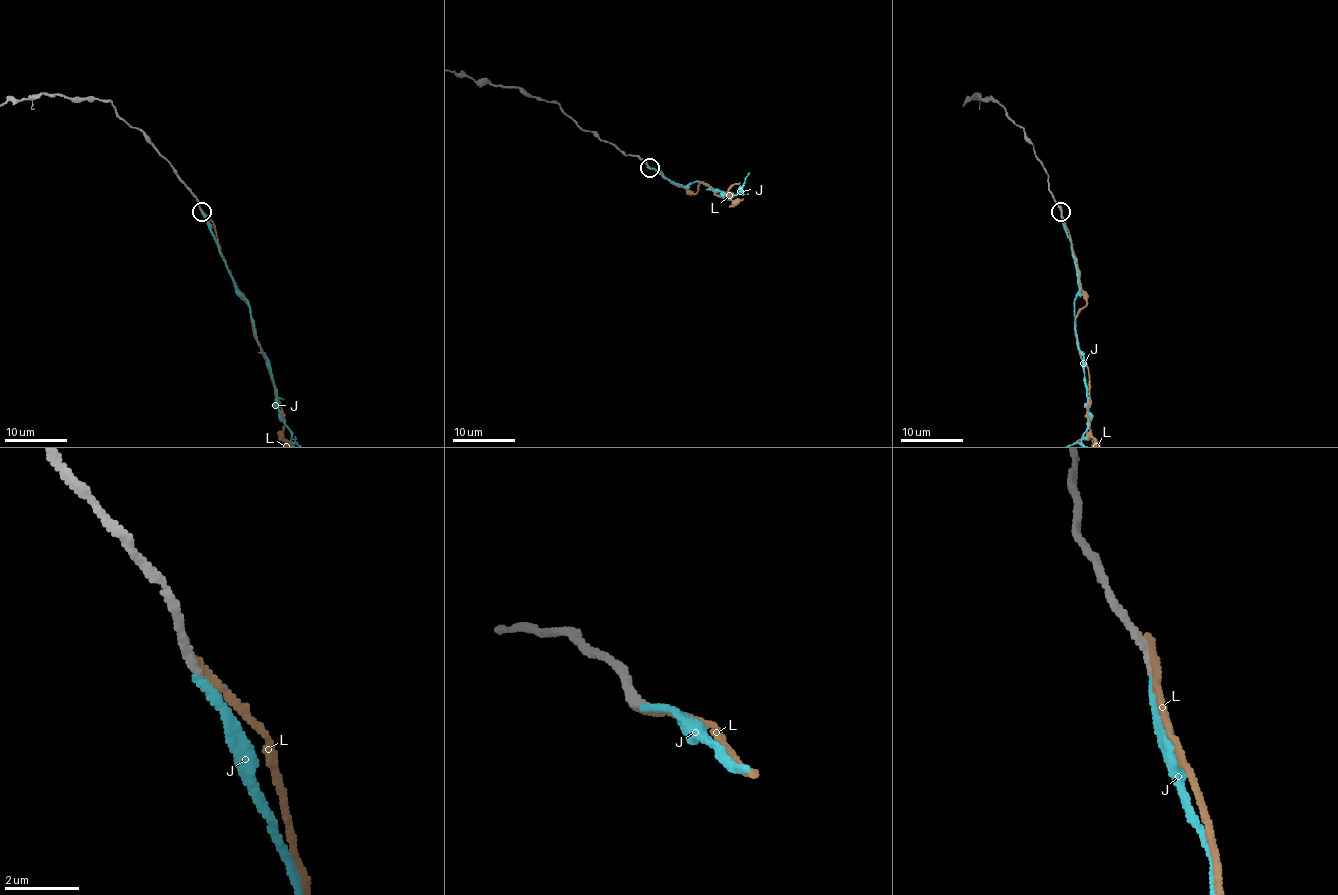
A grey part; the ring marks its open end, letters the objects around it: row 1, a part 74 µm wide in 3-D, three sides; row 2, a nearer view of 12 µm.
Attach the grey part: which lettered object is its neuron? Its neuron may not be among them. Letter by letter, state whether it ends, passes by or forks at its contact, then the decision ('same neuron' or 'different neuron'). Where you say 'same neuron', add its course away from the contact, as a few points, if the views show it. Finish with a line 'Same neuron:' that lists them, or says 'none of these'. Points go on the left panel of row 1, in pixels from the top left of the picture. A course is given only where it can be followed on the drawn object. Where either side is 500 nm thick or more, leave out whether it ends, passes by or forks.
J: it ends | same neuron
L: it ends | different neuron
Same neuron: J

